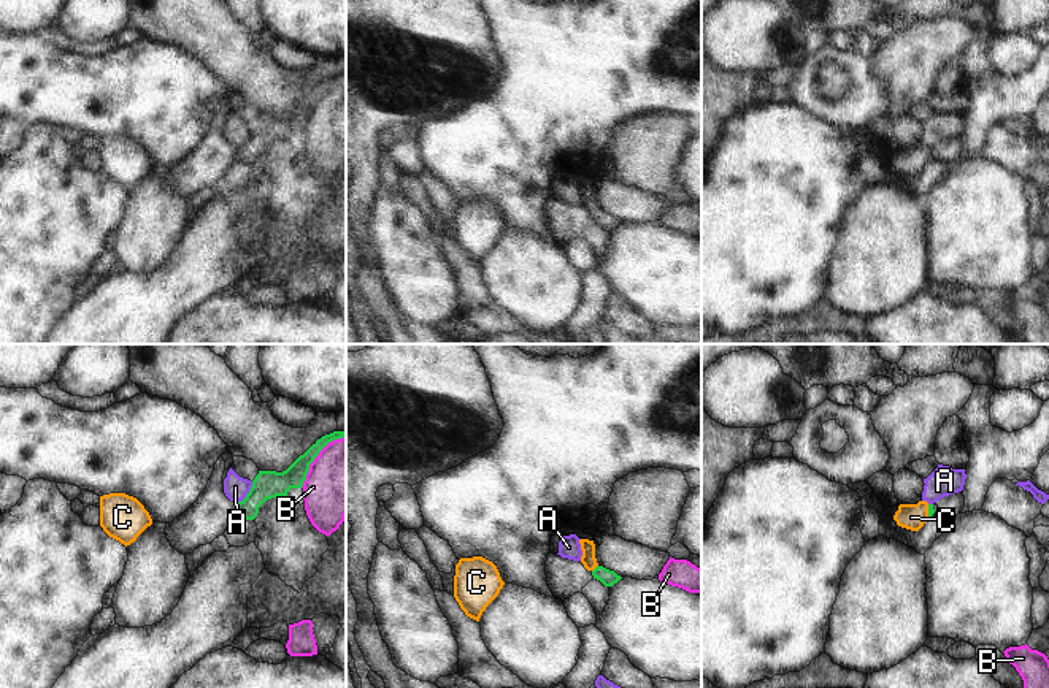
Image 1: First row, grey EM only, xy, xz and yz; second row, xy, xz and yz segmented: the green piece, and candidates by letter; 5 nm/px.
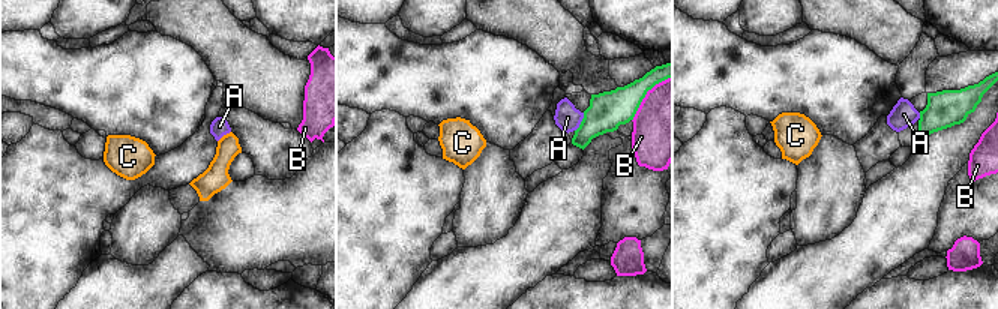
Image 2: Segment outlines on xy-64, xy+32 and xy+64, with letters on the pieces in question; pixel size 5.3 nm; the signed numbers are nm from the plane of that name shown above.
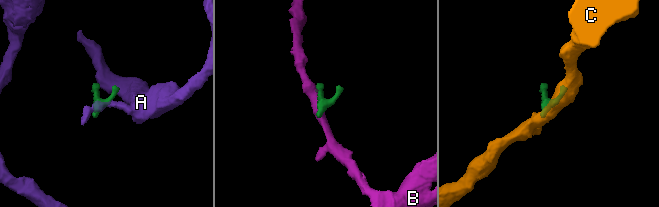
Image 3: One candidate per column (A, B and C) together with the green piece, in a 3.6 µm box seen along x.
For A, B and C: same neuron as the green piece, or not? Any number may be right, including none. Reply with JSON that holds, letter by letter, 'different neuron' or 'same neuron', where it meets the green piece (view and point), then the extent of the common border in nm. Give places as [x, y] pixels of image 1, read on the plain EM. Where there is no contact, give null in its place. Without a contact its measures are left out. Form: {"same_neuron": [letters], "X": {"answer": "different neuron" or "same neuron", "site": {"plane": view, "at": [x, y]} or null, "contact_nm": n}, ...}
{"same_neuron": ["C"], "A": {"answer": "different neuron", "site": {"plane": "xy", "at": [248, 138]}, "contact_nm": 150}, "B": {"answer": "different neuron", "site": {"plane": "xy", "at": [316, 100]}, "contact_nm": 340}, "C": {"answer": "same neuron", "site": {"plane": "xz", "at": [595, 213]}, "contact_nm": 50}}

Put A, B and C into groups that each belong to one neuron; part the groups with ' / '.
A / B / C

